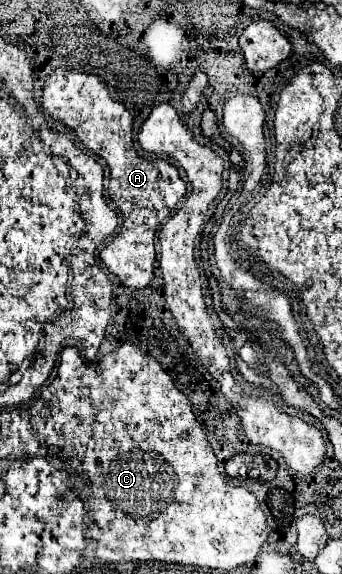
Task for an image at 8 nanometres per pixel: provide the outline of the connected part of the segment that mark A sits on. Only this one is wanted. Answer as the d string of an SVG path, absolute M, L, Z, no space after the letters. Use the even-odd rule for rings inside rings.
M56 68L42 86L42 106L56 120L62 120L68 128L72 128L84 148L106 160L110 168L108 192L112 204L122 214L122 224L114 240L100 252L100 258L124 286L134 290L146 288L154 280L156 232L160 224L170 218L176 202L186 194L186 184L168 160L144 158L138 154L132 138L134 114L122 102L112 100L104 78L80 70Z

